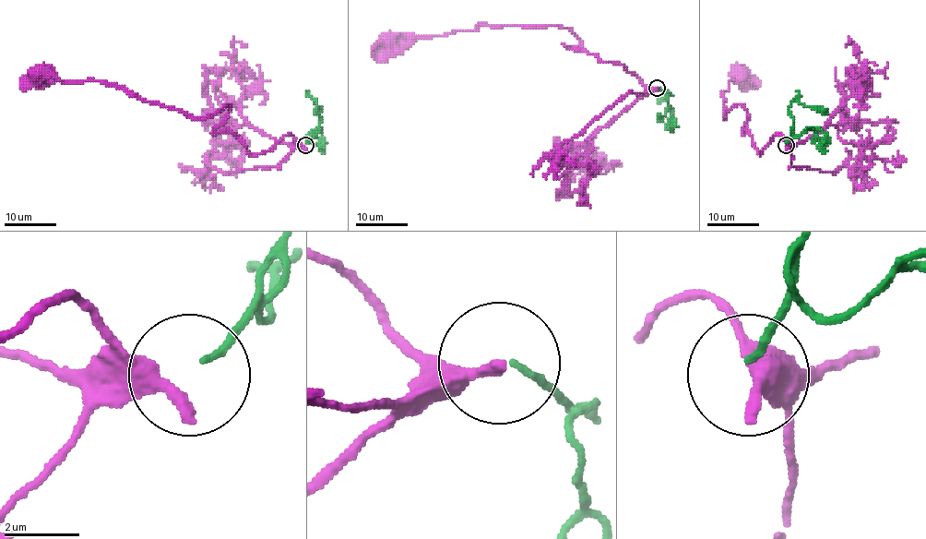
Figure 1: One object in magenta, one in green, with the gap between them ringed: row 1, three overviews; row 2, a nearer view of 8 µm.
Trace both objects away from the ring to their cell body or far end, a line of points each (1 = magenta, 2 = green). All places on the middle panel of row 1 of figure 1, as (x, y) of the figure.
1: (656, 89), (621, 64), (570, 49), (564, 44), (580, 42), (558, 24), (480, 24), (399, 33), (389, 42)
2: (658, 87), (671, 96), (669, 90), (666, 99), (671, 122), (665, 128)

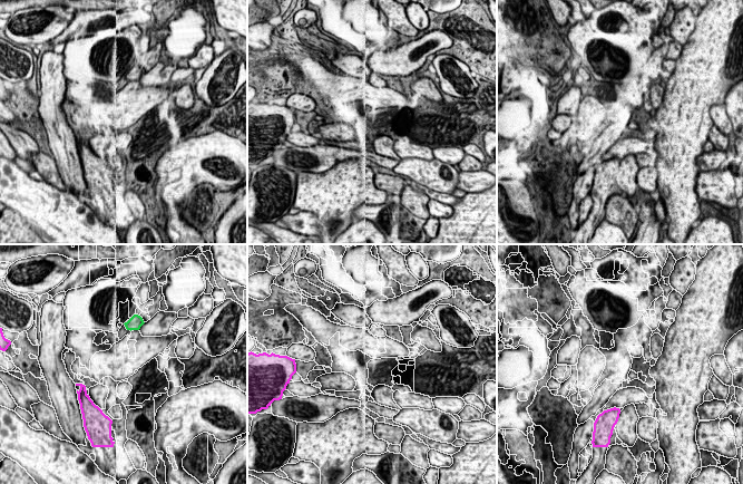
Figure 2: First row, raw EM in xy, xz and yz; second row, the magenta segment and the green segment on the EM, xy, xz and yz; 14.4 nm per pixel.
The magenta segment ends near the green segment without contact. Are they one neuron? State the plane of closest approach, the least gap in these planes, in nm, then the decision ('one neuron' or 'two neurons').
xy | 1000 nm | two neurons

